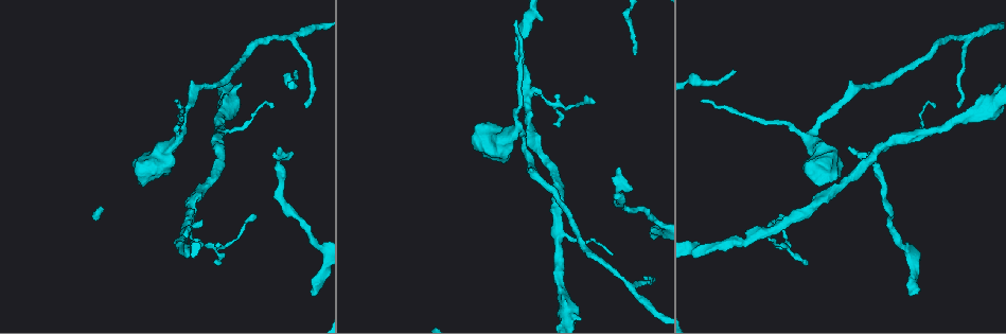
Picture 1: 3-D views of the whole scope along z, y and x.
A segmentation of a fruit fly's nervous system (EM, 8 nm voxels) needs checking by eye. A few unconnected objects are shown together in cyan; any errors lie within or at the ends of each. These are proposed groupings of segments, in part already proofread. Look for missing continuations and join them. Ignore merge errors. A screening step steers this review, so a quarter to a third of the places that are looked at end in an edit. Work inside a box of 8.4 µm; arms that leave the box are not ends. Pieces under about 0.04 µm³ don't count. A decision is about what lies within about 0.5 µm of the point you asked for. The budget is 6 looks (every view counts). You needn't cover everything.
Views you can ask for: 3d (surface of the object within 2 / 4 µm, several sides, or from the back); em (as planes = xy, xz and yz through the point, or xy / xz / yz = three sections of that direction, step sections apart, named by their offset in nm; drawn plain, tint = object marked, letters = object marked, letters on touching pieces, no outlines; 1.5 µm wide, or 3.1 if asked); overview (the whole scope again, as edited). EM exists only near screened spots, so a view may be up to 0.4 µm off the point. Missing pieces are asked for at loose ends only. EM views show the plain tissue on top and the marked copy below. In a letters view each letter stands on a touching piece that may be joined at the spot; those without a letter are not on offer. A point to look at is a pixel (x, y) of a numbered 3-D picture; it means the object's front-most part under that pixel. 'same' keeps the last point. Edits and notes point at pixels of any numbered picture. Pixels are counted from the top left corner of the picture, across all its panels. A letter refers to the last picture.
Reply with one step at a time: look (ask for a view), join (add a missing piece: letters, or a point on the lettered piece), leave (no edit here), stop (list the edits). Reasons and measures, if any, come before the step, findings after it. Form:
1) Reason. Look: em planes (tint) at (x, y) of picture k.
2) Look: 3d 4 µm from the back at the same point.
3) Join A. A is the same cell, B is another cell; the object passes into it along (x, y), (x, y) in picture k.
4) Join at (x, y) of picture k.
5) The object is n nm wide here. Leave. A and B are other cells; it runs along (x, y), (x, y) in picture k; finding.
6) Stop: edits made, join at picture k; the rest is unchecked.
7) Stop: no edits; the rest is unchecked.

Free end. Look: 3d 2 µm at (934, 102) of picture 1.

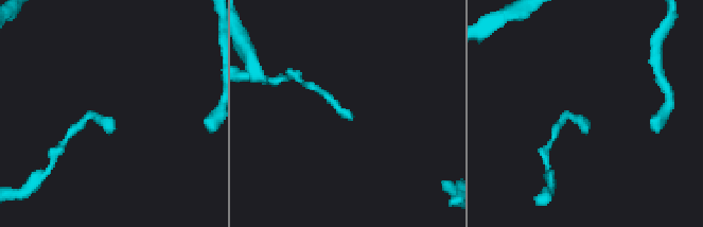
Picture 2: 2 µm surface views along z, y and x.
Look: em planes (letters) at (114, 122) of picture 2.

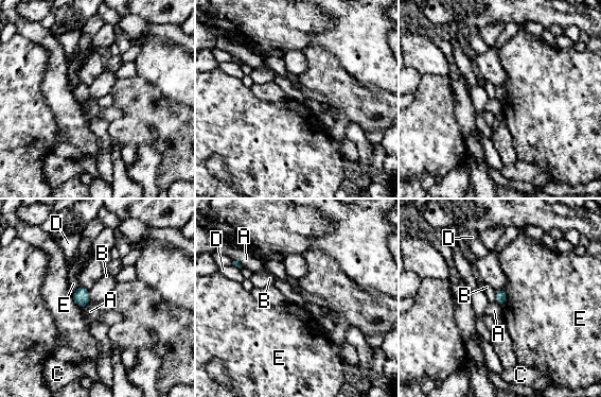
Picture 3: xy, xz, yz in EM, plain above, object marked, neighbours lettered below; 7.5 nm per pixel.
The object is 80 nm wide here. Leave. A, B, C, D and E are other cells; a border runs along (87, 290), (90, 300) in picture 3; none of them fits.

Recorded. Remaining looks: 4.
Tapers out. Look: em planes (letters) at (805, 264) of picture 1.

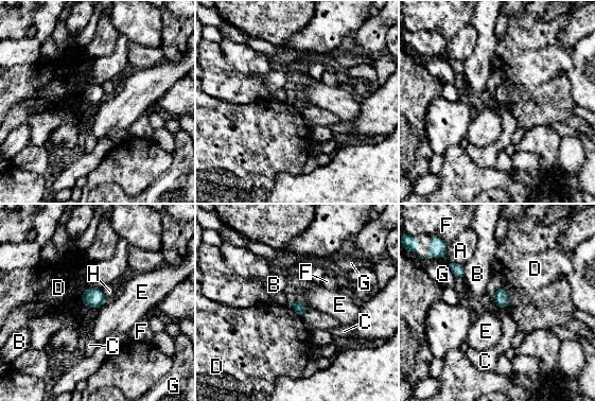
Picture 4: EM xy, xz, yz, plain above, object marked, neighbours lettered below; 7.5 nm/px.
Leave. A, B, C, D, E, F, G and H are other cells; a border runs along (98, 307), (91, 309) in picture 4; no lettered piece goes on from it.

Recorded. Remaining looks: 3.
An open end. Look: 3d 4 µm at (913, 295) of picture 1.

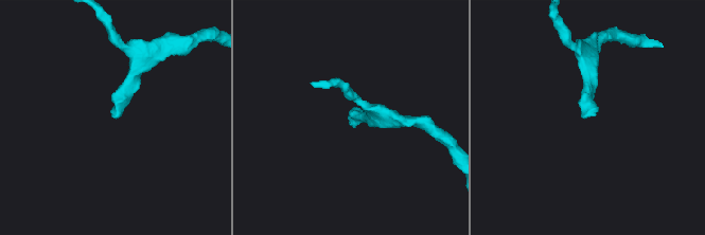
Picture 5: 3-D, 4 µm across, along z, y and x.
Need the tissue. Look: em xy step 8 (tint) at (353, 114) of picture 5.

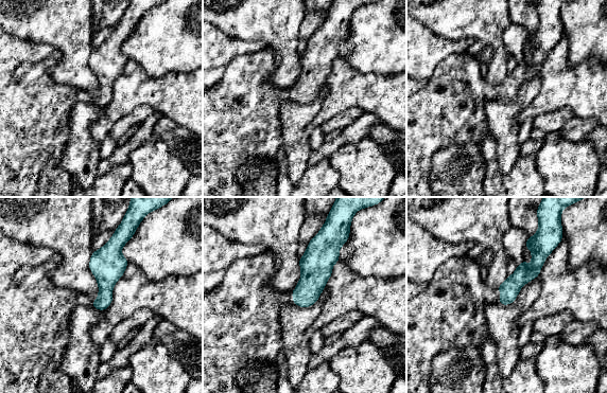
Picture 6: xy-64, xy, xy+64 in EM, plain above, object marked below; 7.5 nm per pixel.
Cut it another way. Look: em planes (letters) at the same point.

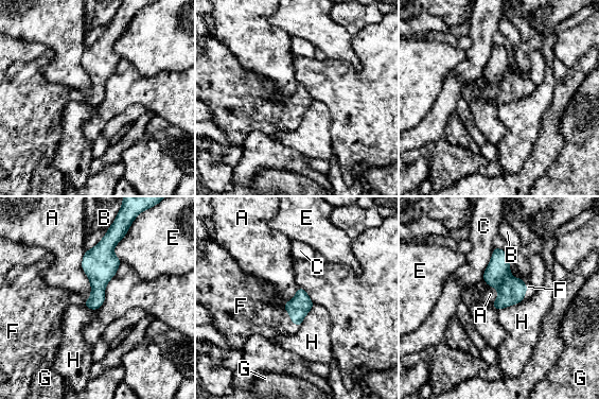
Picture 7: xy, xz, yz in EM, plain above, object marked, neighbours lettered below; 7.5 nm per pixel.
Join F. F is the same cell, A, B, C, E, G and H are other cells; the cell continues.

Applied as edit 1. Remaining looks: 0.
Stop: edits made, join at picture 7; the rest is unchecked.

